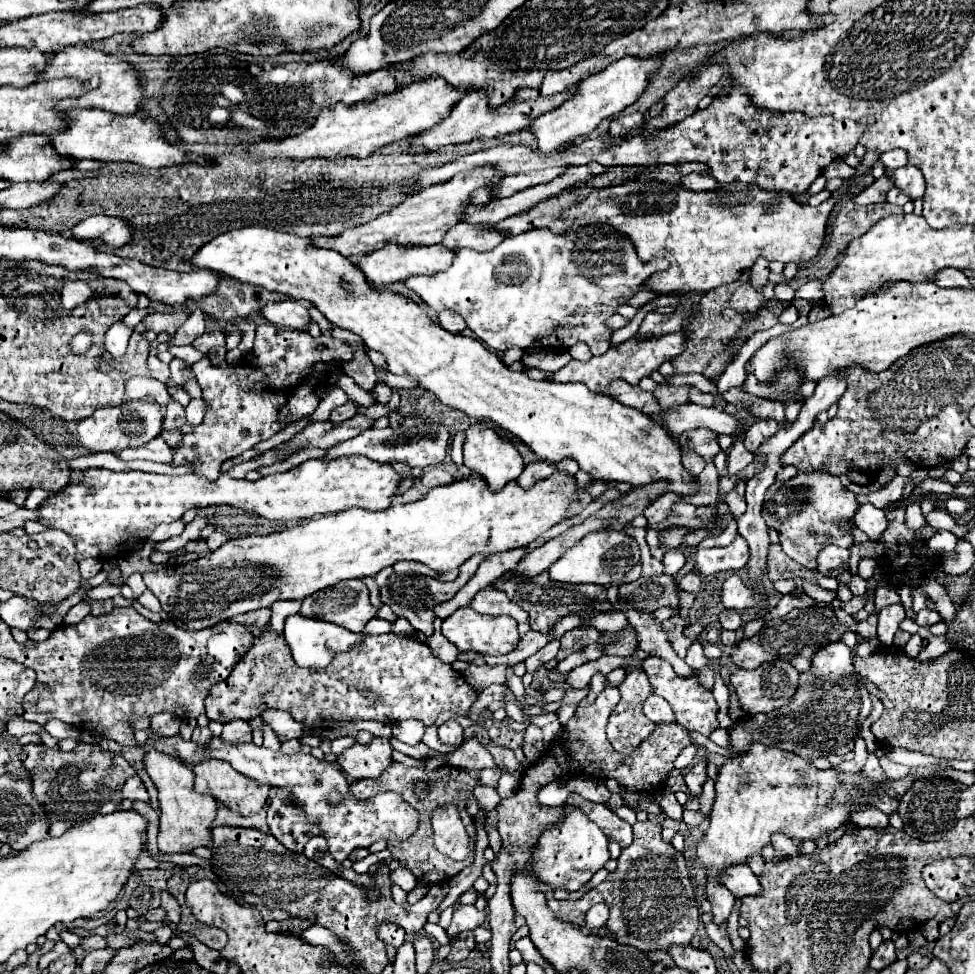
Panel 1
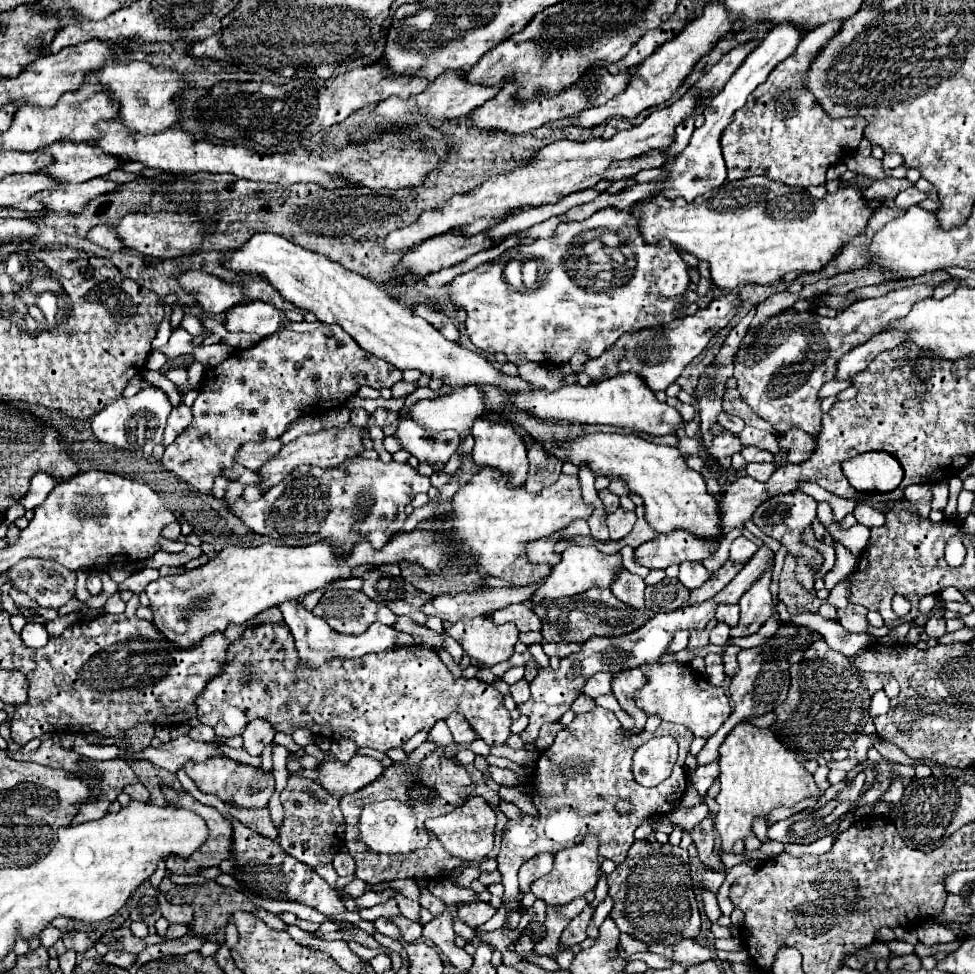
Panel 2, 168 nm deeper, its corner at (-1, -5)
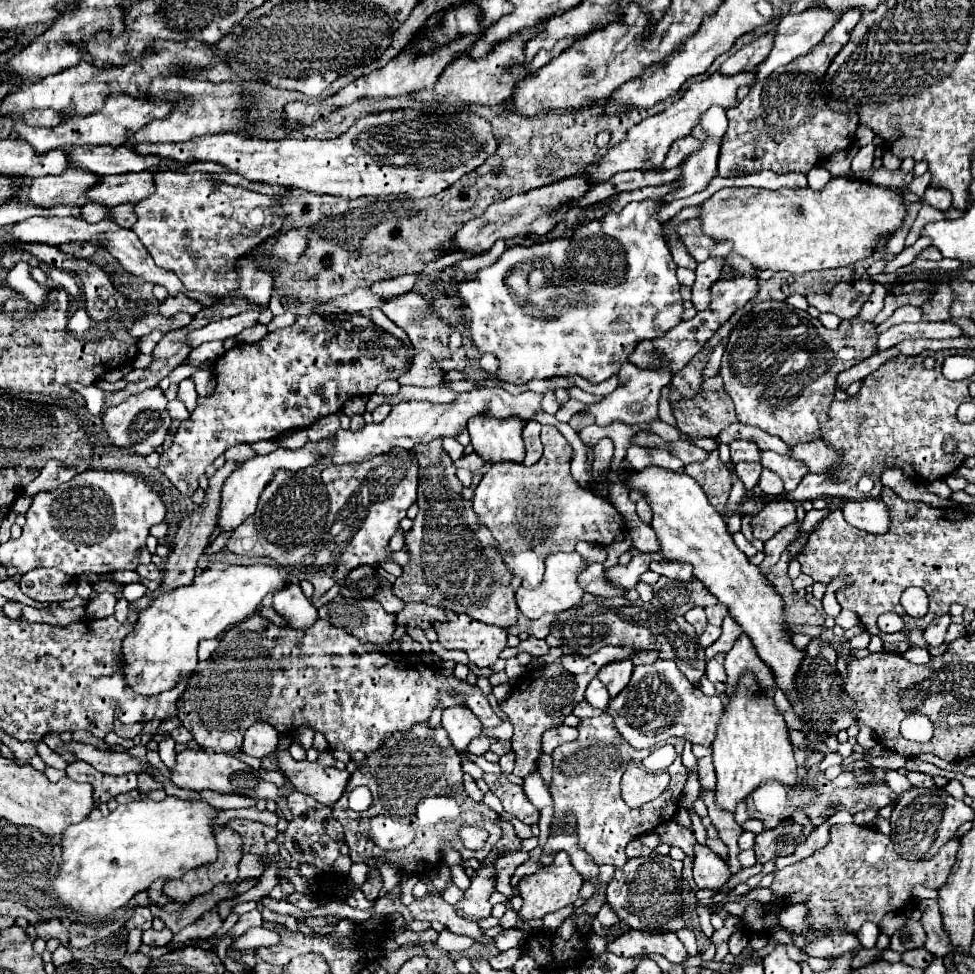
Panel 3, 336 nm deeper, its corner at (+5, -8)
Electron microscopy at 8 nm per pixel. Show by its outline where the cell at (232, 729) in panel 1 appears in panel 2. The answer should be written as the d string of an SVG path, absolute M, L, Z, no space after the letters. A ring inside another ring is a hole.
M253 720L245 726L243 740L245 740L245 750L253 756L259 756L265 746L273 744L275 738L275 728L267 720Z

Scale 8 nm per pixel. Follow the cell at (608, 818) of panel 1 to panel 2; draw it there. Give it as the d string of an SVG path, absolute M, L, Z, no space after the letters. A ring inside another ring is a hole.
M597 706L591 712L577 714L575 720L557 734L553 746L541 752L533 780L535 794L531 796L539 808L539 816L533 818L529 814L523 814L519 820L509 820L501 838L501 852L497 856L499 872L503 878L501 884L505 886L503 906L507 906L509 912L519 910L519 904L515 902L519 894L517 870L523 862L541 852L557 852L573 844L581 844L585 836L593 834L599 840L599 856L621 864L633 844L633 832L645 822L645 818L667 814L681 802L687 786L687 772L683 772L683 762L693 740L689 728L663 722L651 733L637 732L637 736L621 736L621 732L623 730L615 714L607 708ZM663 734L669 734L679 742L677 764L673 768L673 774L663 784L655 788L643 788L633 780L631 756L653 736ZM619 800L629 800L631 810L625 814L617 812Z

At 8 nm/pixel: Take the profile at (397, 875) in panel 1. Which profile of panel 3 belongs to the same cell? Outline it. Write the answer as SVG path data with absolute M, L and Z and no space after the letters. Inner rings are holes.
M427 893L425 897L421 899L415 899L411 905L409 905L409 911L415 919L425 919L425 921L439 921L443 923L449 931L457 933L457 935L467 935L471 937L473 941L477 943L487 943L489 937L483 933L483 929L473 923L473 921L467 921L467 919L461 919L453 905L445 903L441 899L441 895L435 895L435 893Z

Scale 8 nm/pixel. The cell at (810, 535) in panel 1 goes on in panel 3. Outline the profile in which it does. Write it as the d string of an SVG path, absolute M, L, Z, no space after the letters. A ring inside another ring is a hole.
M775 501L767 503L763 511L759 511L751 519L753 537L755 539L771 539L775 533L779 533L783 527L795 523L795 505L791 501Z

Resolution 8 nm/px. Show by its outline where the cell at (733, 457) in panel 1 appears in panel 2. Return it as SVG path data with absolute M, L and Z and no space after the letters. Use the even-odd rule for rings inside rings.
M747 464L745 472L755 480L769 480L769 476L775 472L775 464Z

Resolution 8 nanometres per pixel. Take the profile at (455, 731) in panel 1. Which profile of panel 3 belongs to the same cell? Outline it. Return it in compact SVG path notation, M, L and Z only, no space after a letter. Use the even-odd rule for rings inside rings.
M447 707L443 709L443 729L447 731L453 747L465 751L467 745L481 735L479 719L467 711L467 707Z

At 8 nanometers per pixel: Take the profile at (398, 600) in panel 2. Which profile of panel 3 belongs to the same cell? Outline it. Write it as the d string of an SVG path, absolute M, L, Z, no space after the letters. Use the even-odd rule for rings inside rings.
M377 573L365 575L357 581L347 581L341 589L341 595L355 597L355 599L375 599L383 605L387 613L393 613L393 615L405 607L405 603L393 595L393 585Z

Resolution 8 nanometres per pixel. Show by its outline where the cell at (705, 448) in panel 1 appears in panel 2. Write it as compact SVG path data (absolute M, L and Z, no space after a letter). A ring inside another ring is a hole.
M723 432L721 436L715 436L709 454L719 460L721 456L733 456L735 452L741 452L741 450L743 450L743 444L741 440L737 440L737 434Z

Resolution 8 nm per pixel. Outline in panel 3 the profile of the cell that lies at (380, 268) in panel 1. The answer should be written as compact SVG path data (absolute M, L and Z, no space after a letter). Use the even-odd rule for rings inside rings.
M563 179L539 189L531 189L523 195L515 195L509 199L503 199L499 203L493 203L487 207L487 211L481 217L475 217L467 223L463 223L463 227L455 233L453 239L449 239L447 243L443 243L439 249L441 251L465 251L465 253L473 253L473 255L481 255L485 251L489 251L493 247L493 243L497 239L513 239L513 237L525 237L525 235L545 235L549 233L557 221L561 221L563 213L567 209L555 211L555 207L559 207L565 201L571 199L579 199L587 193L587 183L583 183L583 179Z

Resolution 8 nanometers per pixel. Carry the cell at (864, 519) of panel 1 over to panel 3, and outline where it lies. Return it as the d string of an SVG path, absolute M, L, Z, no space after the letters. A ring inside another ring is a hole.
M881 499L847 501L841 511L845 515L845 521L861 531L879 535L889 527L889 513Z

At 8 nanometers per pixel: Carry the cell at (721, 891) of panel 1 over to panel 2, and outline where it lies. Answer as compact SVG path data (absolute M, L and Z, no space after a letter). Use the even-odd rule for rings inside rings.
M705 870L705 874L703 874L703 888L707 888L707 890L717 894L717 890L719 890L723 880L725 880L723 872L719 872L719 870Z

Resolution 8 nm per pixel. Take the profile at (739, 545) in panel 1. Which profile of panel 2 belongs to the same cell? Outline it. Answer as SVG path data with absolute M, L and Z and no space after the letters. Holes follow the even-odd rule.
M739 536L731 544L729 560L731 562L747 562L755 552L757 552L757 546L751 540L747 540L745 536Z

